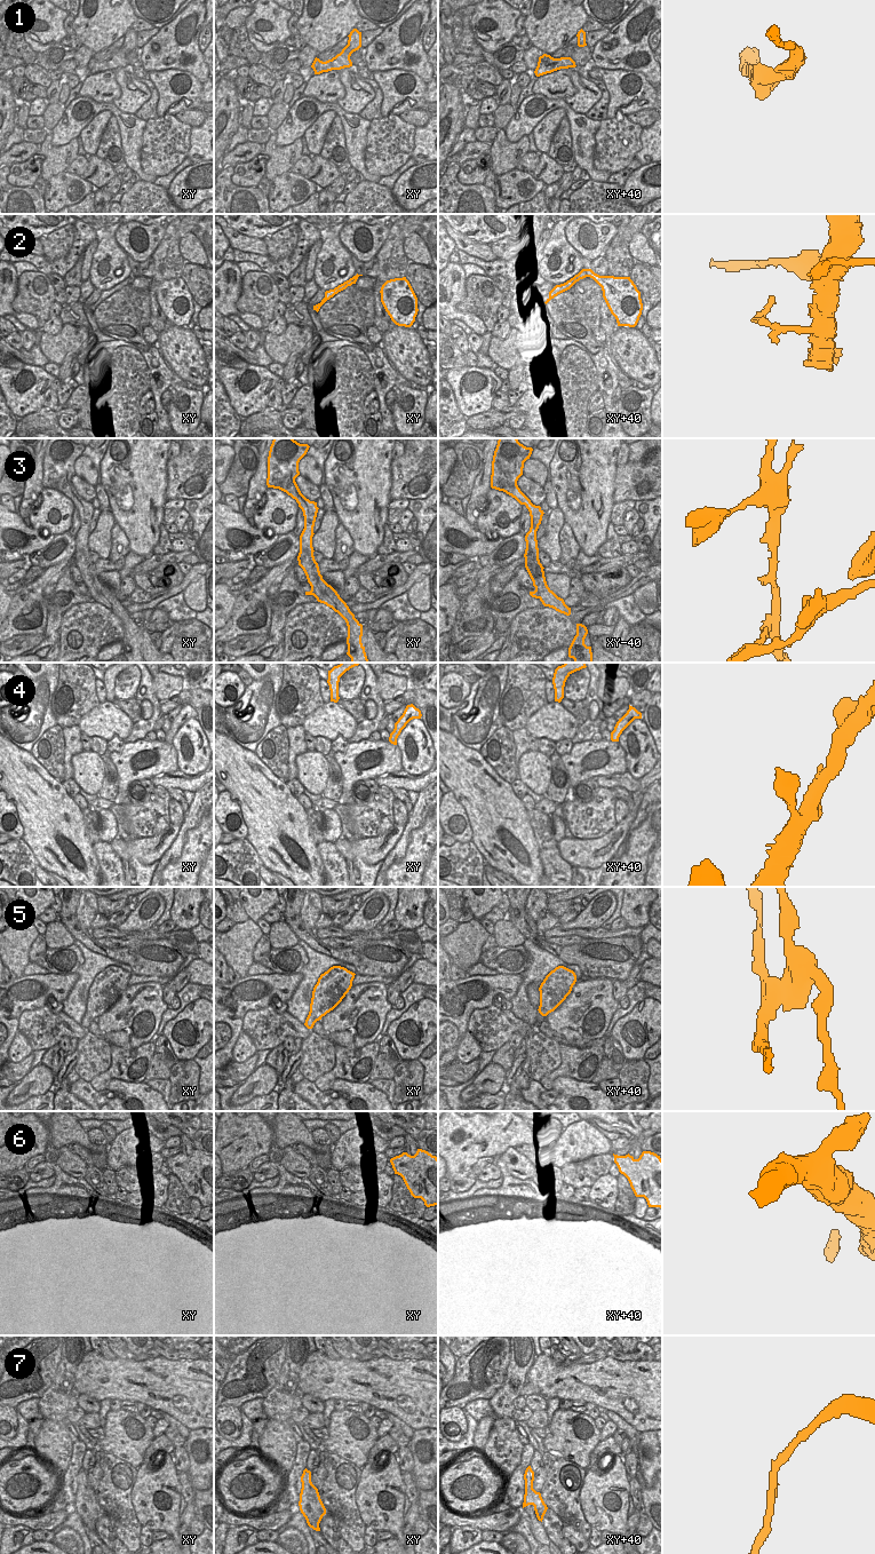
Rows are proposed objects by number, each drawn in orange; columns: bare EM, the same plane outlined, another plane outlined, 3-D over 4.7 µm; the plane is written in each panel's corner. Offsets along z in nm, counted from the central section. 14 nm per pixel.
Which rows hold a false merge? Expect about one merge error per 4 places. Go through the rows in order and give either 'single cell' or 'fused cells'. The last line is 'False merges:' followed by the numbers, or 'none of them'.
1: single cell
2: single cell
3: fused cells
4: single cell
5: fused cells
6: single cell
7: single cell
False merges: 3, 5

